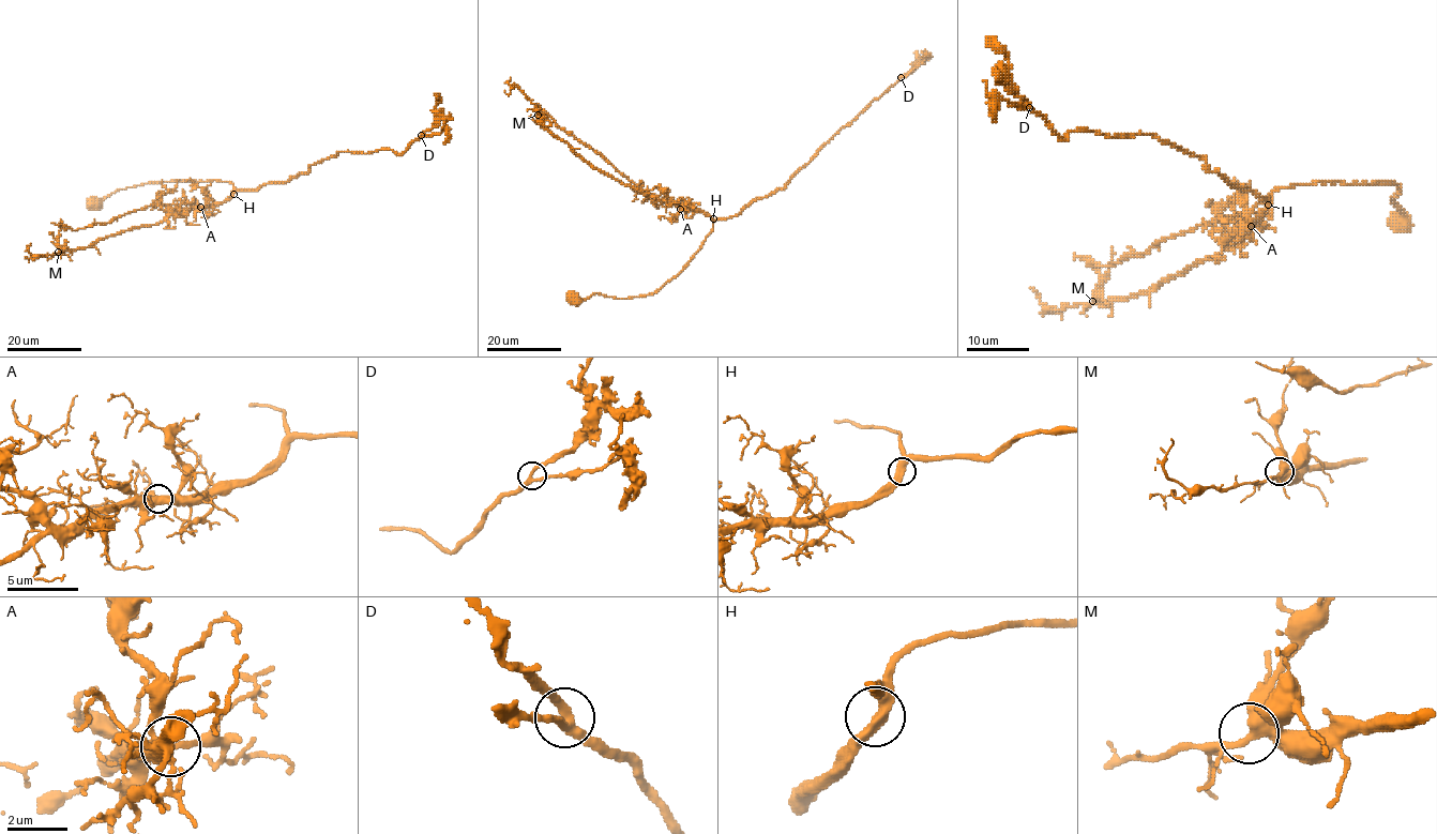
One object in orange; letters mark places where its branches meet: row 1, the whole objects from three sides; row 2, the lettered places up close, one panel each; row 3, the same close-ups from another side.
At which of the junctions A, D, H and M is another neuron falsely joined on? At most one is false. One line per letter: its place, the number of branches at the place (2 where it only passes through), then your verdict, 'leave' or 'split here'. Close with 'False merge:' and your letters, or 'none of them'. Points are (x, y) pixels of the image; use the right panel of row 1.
A: (1251, 226) | 2 | leave
D: (1029, 107) | 3 | leave
H: (1268, 205) | 2 | leave
M: (1092, 301) | 4 | leave
False merge: none of them

